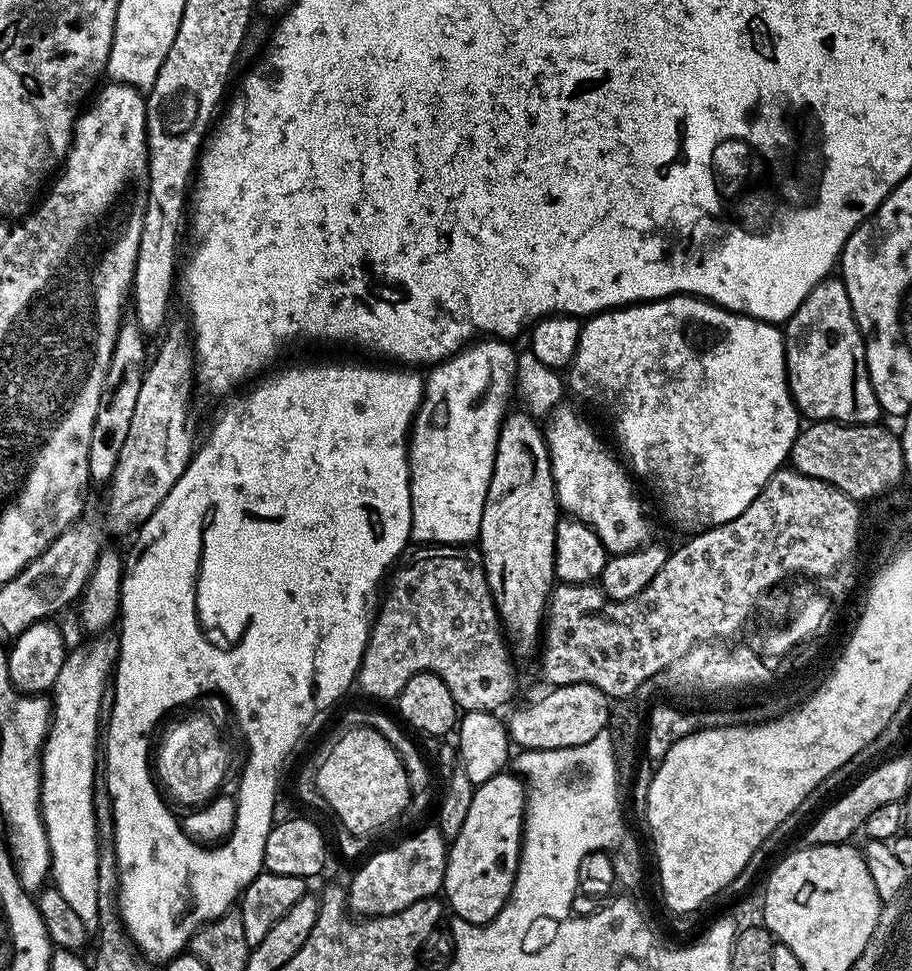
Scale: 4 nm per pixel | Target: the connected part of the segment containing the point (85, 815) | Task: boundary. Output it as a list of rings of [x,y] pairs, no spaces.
[[[96,634],[91,637],[92,640],[83,648],[76,648],[67,653],[64,657],[64,665],[62,670],[58,670],[58,678],[54,682],[50,693],[50,723],[48,726],[48,736],[44,740],[44,751],[40,754],[40,813],[42,814],[42,822],[46,830],[46,838],[50,846],[50,858],[52,866],[50,869],[50,880],[56,889],[61,892],[63,898],[71,909],[78,914],[88,930],[96,930],[99,926],[98,916],[98,826],[95,822],[94,810],[94,760],[98,753],[96,747],[96,739],[102,736],[102,712],[100,716],[100,707],[105,707],[106,693],[110,688],[110,673],[115,669],[117,660],[120,659],[120,637],[116,634]]]

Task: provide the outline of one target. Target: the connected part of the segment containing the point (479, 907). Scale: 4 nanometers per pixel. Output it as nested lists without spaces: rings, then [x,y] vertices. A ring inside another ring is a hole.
[[[501,774],[475,785],[475,790],[474,798],[470,798],[466,823],[450,842],[448,862],[444,865],[442,896],[451,915],[462,918],[468,924],[486,925],[502,910],[502,906],[512,895],[516,881],[516,868],[520,865],[520,845],[524,835],[526,784],[515,774]]]

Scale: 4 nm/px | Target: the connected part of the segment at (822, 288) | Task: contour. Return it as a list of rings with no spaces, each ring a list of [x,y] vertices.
[[[829,278],[814,286],[782,331],[788,389],[801,417],[812,422],[835,420],[837,424],[875,424],[881,419],[882,409],[868,373],[864,336],[856,325],[843,279]]]

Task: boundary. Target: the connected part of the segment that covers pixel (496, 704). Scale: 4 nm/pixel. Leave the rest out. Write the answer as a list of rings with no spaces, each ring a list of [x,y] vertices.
[[[420,546],[415,550],[417,552],[413,554],[412,560],[406,561],[404,565],[401,563],[391,573],[387,581],[388,593],[380,609],[379,604],[375,609],[368,630],[368,645],[360,663],[358,688],[360,684],[366,695],[392,702],[399,696],[402,686],[414,678],[414,674],[429,672],[446,682],[446,690],[450,690],[461,713],[499,713],[500,707],[510,703],[516,692],[516,676],[512,673],[510,645],[490,594],[488,575],[484,573],[484,559],[480,556],[479,547]]]

